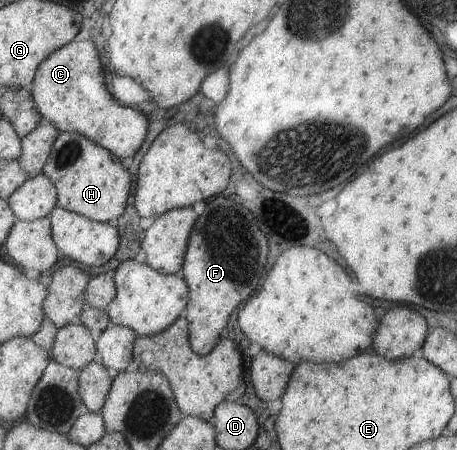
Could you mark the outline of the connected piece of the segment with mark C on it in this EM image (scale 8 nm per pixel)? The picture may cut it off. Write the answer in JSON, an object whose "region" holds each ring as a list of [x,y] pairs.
{"region":[[[90,38],[70,41],[68,44],[62,45],[53,53],[50,53],[36,69],[34,80],[27,89],[43,121],[54,125],[59,133],[75,132],[84,135],[86,139],[106,149],[106,151],[112,153],[113,157],[121,161],[128,155],[134,155],[136,149],[142,145],[144,135],[148,131],[146,129],[148,123],[146,123],[146,117],[142,113],[138,113],[130,106],[122,105],[120,101],[116,101],[107,91],[104,73],[99,61],[100,50],[94,45],[94,42]]]}

